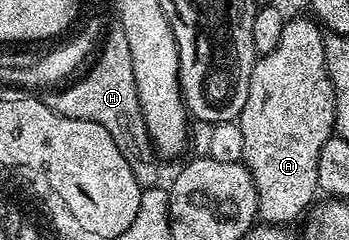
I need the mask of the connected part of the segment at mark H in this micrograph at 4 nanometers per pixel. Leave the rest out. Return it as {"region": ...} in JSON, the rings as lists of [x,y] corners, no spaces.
{"region":[[[113,26],[109,37],[107,36],[108,32],[96,53],[97,61],[89,69],[85,68],[74,84],[69,82],[64,86],[54,87],[46,91],[47,94],[44,93],[43,99],[45,105],[55,114],[65,118],[79,118],[83,122],[99,122],[99,126],[103,126],[103,130],[107,130],[107,134],[115,138],[115,146],[119,146],[123,158],[127,158],[127,166],[131,166],[135,182],[139,182],[143,190],[155,188],[162,183],[162,161],[153,149],[153,141],[150,140],[149,131],[143,122],[143,110],[139,106],[139,90],[135,86],[135,66],[131,66],[127,34],[123,34],[119,26]]]}

